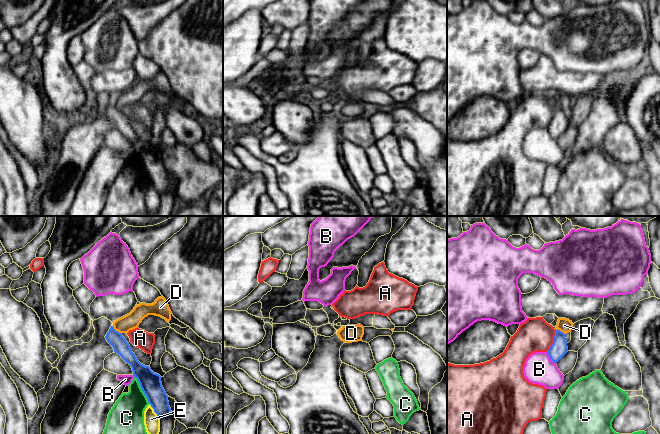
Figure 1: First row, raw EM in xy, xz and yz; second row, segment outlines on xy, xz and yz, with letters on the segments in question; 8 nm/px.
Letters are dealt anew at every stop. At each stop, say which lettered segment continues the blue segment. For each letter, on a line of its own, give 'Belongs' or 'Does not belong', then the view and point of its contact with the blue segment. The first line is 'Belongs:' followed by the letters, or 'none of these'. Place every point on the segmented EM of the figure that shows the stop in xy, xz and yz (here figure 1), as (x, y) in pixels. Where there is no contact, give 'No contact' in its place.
Belongs: none of these
A: Does not belong. Touches blue at yz (553, 341)
B: Does not belong. Touches blue at yz (550, 358)
C: Does not belong. Touches blue at xy (142, 390)
D: Does not belong. Touches blue at xy (117, 331)
E: Does not belong. Touches blue at xy (154, 411)

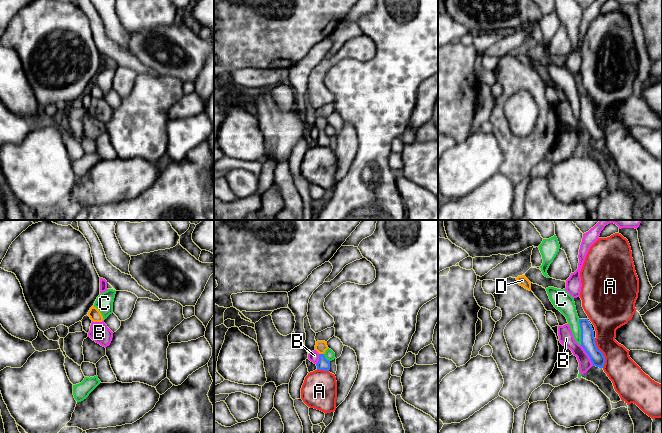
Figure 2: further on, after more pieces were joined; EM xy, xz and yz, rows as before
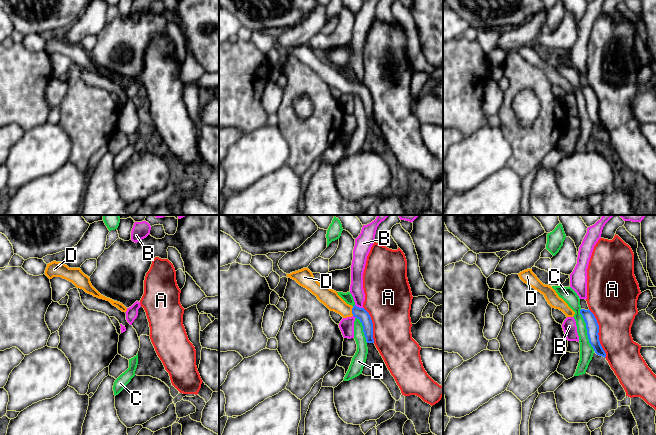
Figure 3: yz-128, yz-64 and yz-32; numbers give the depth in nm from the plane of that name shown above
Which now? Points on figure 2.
Belongs: D
A: Does not belong. Touches blue at yz (602, 353)
B: Does not belong. Touches blue at yz (588, 354)
C: Does not belong. Touches blue at yz (581, 332)
D: Belongs. Touches blue at xz (321, 354)

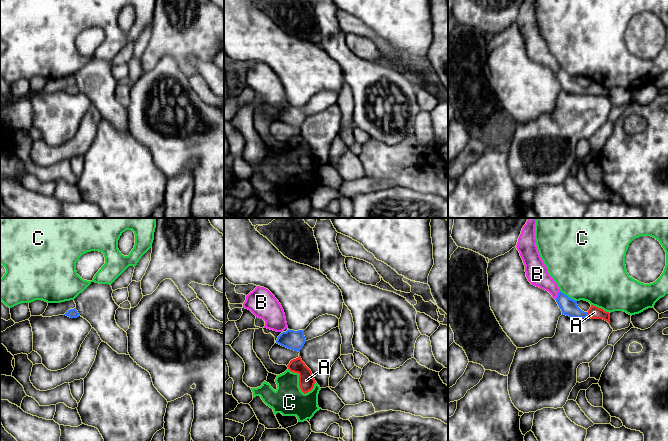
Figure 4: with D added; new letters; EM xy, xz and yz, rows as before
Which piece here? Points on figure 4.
Belongs: A
A: Belongs. Touches blue at yz (587, 315)
B: Does not belong. Touches blue at yz (557, 295)
C: Does not belong. Touches blue at yz (567, 296)

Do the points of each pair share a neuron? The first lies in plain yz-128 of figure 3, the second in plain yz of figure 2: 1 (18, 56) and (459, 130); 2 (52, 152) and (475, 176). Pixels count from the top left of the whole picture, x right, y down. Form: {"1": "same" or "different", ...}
{"1": "same", "2": "same"}

